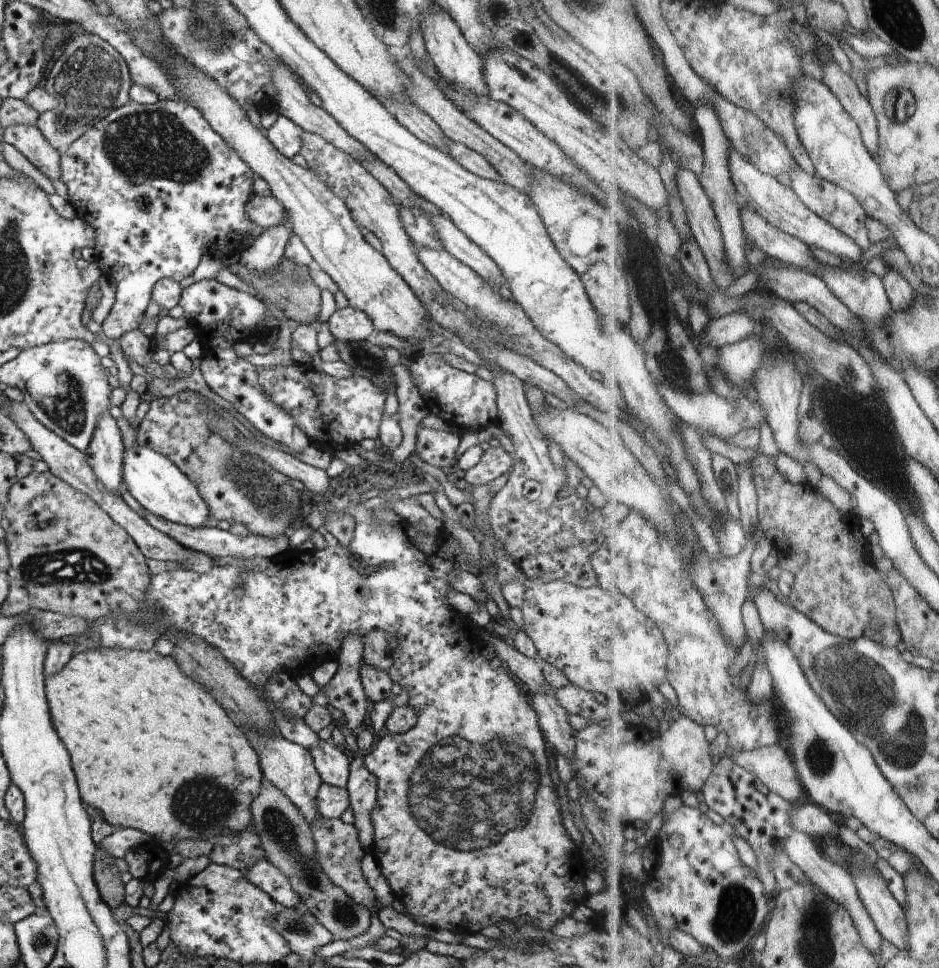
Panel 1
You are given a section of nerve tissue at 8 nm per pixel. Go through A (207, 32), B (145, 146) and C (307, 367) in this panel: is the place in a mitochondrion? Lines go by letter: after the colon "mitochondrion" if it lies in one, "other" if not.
A: mitochondrion
B: mitochondrion
C: other

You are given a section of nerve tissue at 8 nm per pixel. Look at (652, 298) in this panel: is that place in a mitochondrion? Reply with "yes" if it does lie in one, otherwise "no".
yes

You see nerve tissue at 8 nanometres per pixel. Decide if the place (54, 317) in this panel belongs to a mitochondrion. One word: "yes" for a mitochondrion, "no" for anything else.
no

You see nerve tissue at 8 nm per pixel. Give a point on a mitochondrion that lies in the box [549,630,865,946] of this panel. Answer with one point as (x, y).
(820, 756)

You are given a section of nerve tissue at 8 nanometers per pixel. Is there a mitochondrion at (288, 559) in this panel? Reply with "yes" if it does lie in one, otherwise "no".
no

